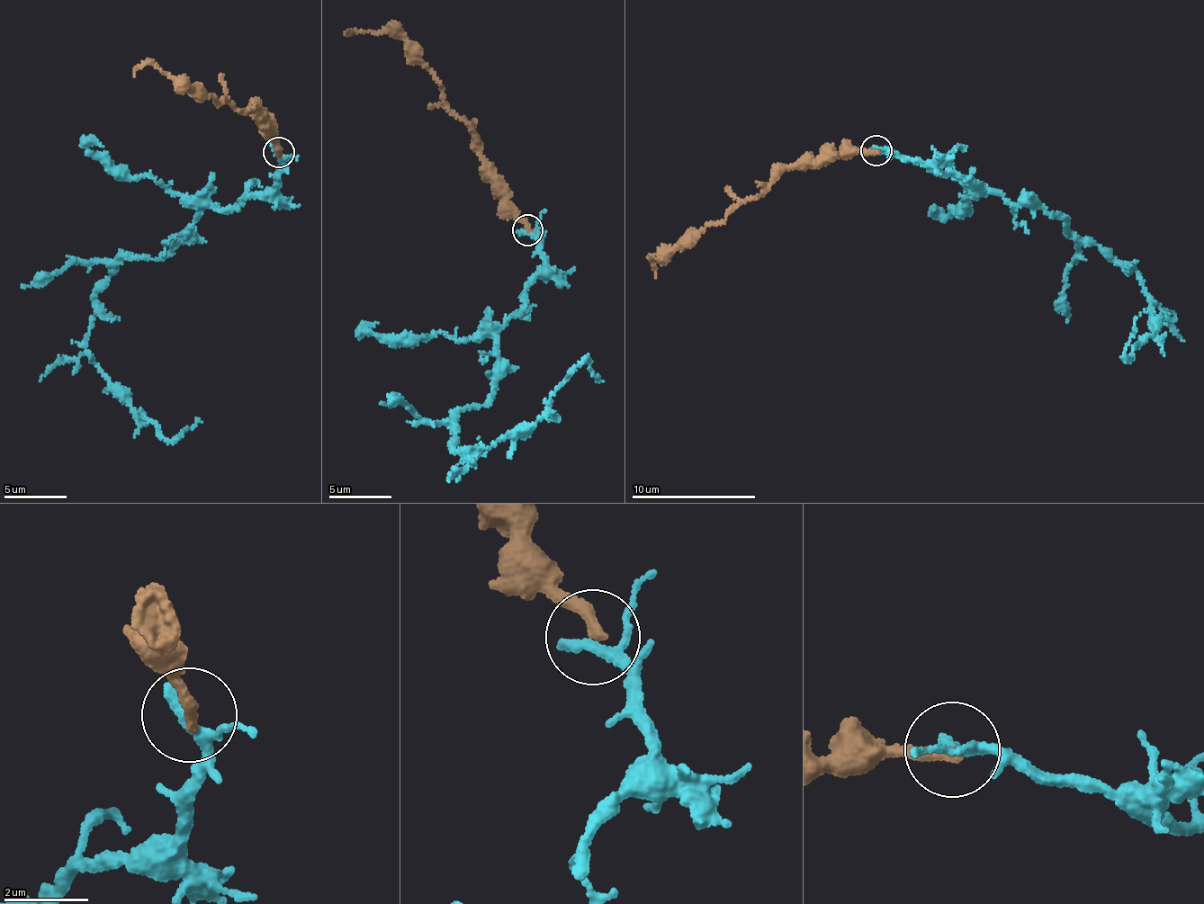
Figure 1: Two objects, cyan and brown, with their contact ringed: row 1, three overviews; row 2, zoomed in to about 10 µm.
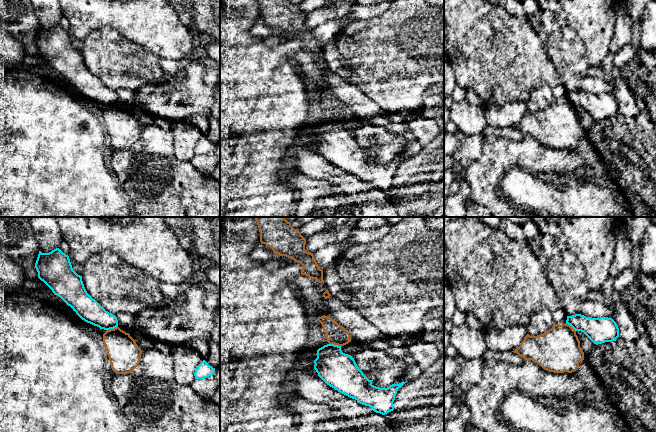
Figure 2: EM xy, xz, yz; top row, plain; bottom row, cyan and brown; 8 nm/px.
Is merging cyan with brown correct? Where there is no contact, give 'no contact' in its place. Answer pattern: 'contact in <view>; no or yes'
contact in xz; no

